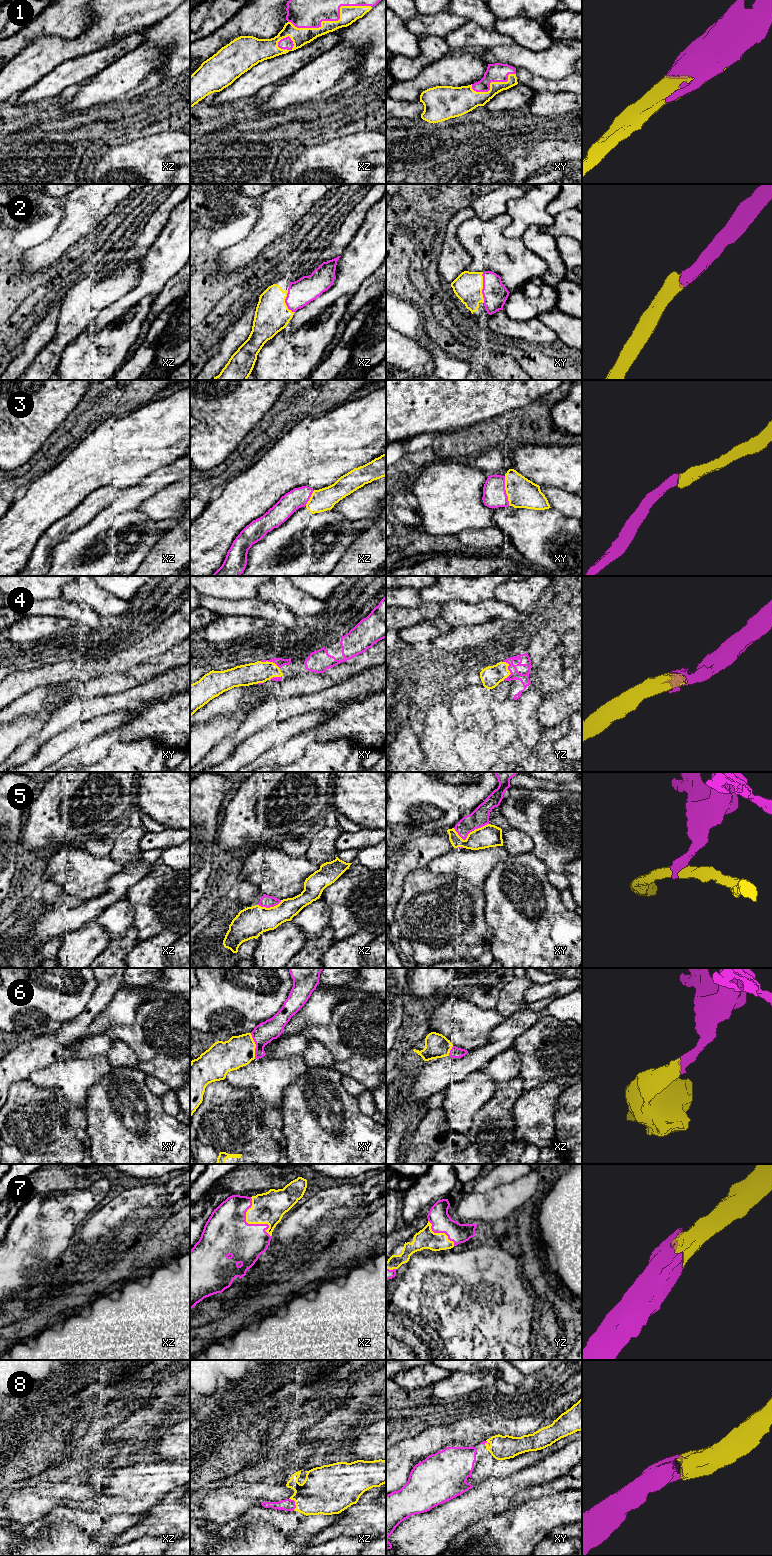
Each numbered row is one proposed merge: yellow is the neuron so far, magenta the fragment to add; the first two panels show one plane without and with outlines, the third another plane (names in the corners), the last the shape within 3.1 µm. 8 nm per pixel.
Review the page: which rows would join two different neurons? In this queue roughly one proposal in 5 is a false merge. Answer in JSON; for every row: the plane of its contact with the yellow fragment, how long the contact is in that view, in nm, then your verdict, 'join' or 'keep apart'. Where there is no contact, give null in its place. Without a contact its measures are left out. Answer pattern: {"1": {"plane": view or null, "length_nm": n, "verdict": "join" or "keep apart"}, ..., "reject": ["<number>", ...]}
{"1": {"plane": "xz", "length_nm": 700, "verdict": "join"}, "2": {"plane": "xy", "length_nm": 240, "verdict": "join"}, "3": {"plane": "xy", "length_nm": 240, "verdict": "join"}, "4": {"plane": "yz", "length_nm": 150, "verdict": "join"}, "5": {"plane": "xy", "length_nm": 300, "verdict": "keep apart"}, "6": {"plane": "xy", "length_nm": 220, "verdict": "join"}, "7": {"plane": "xz", "length_nm": 360, "verdict": "join"}, "8": {"plane": "xz", "length_nm": 100, "verdict": "join"}, "reject": ["5"]}

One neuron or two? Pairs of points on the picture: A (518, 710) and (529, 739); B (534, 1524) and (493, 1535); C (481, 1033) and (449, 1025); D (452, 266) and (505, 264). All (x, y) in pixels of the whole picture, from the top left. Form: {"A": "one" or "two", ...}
{"A": "one", "B": "one", "C": "one", "D": "two"}

